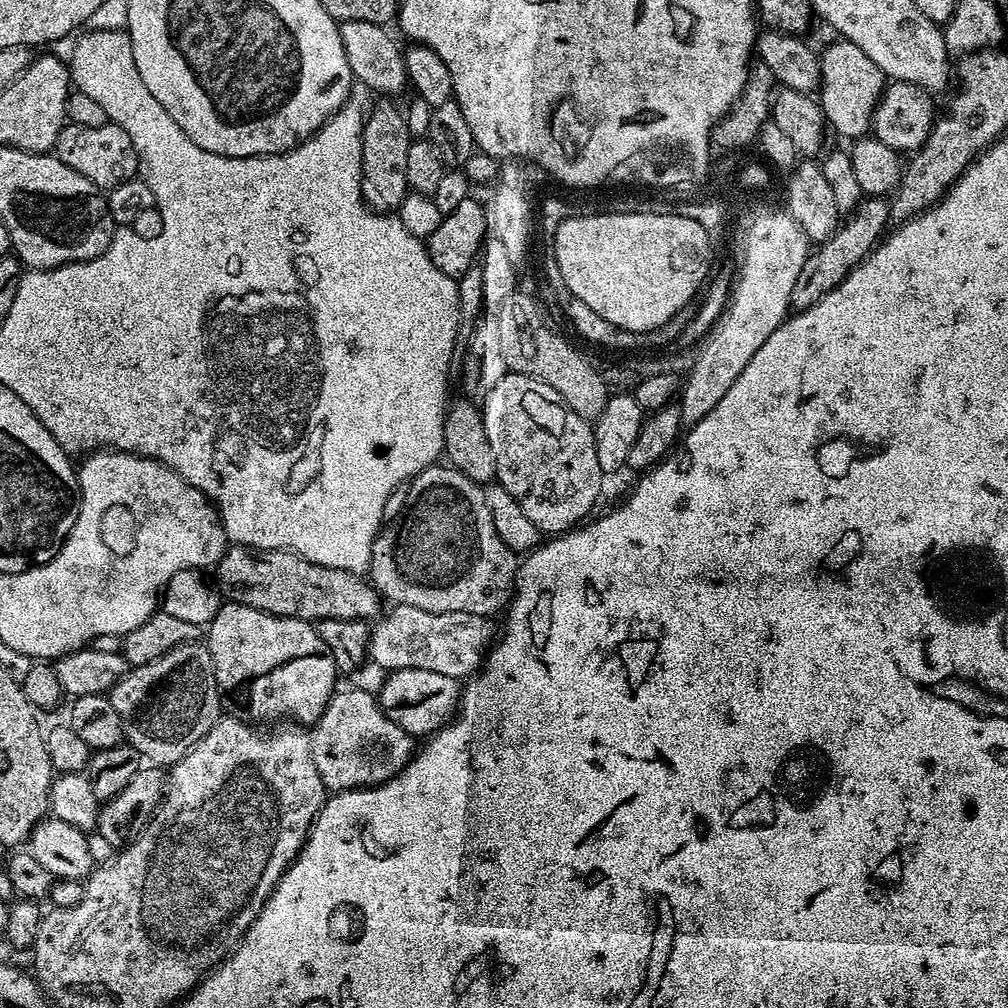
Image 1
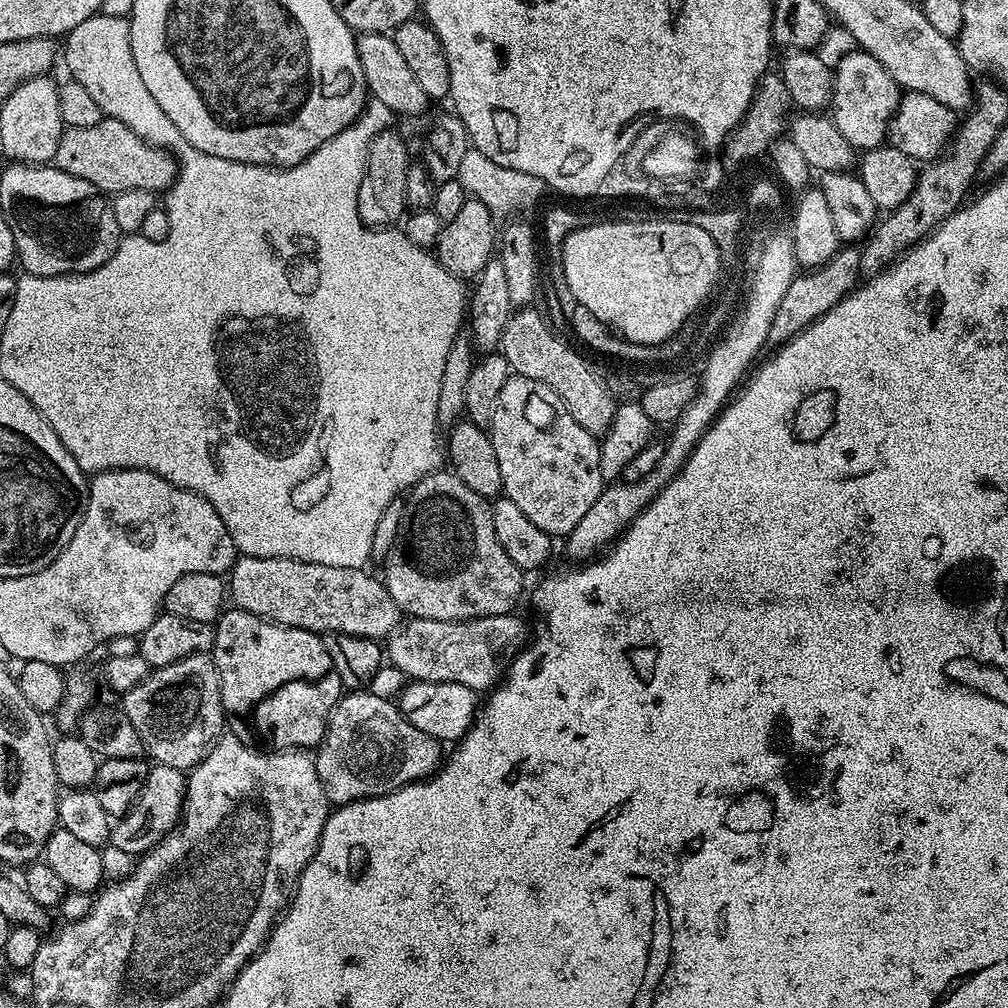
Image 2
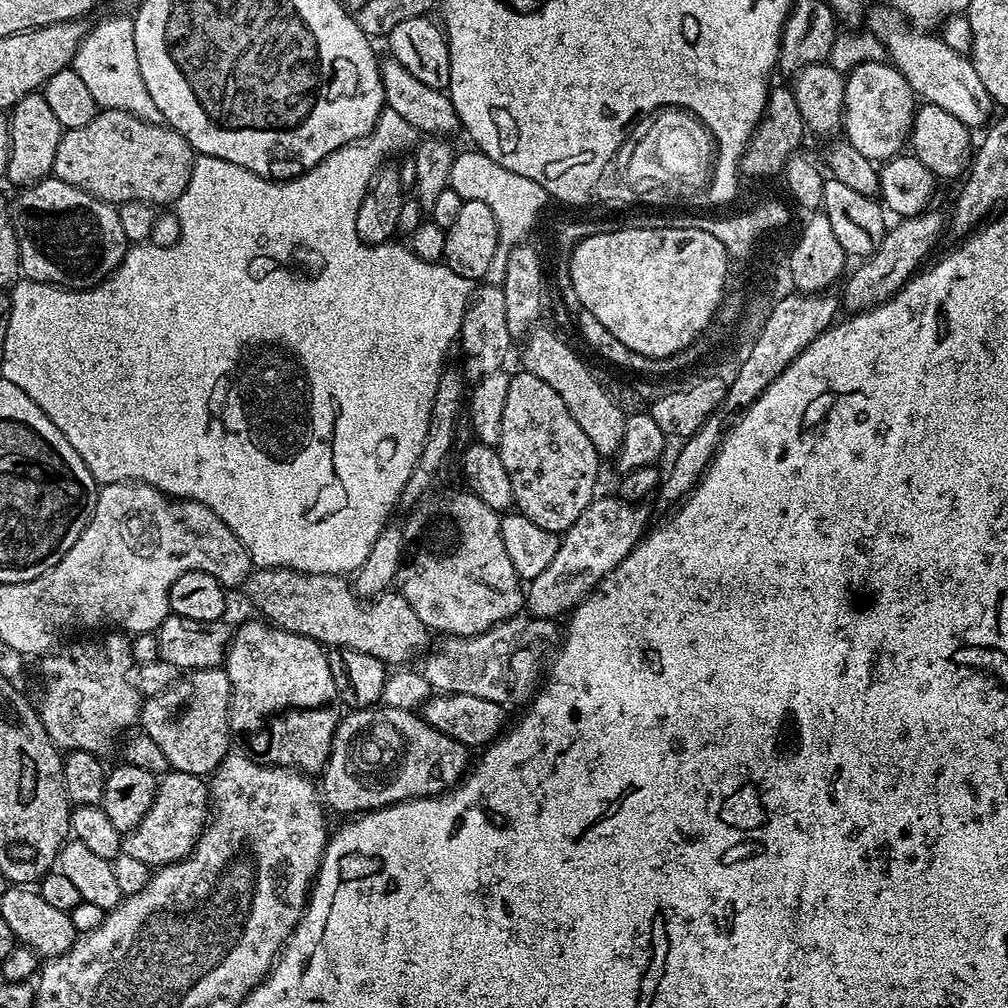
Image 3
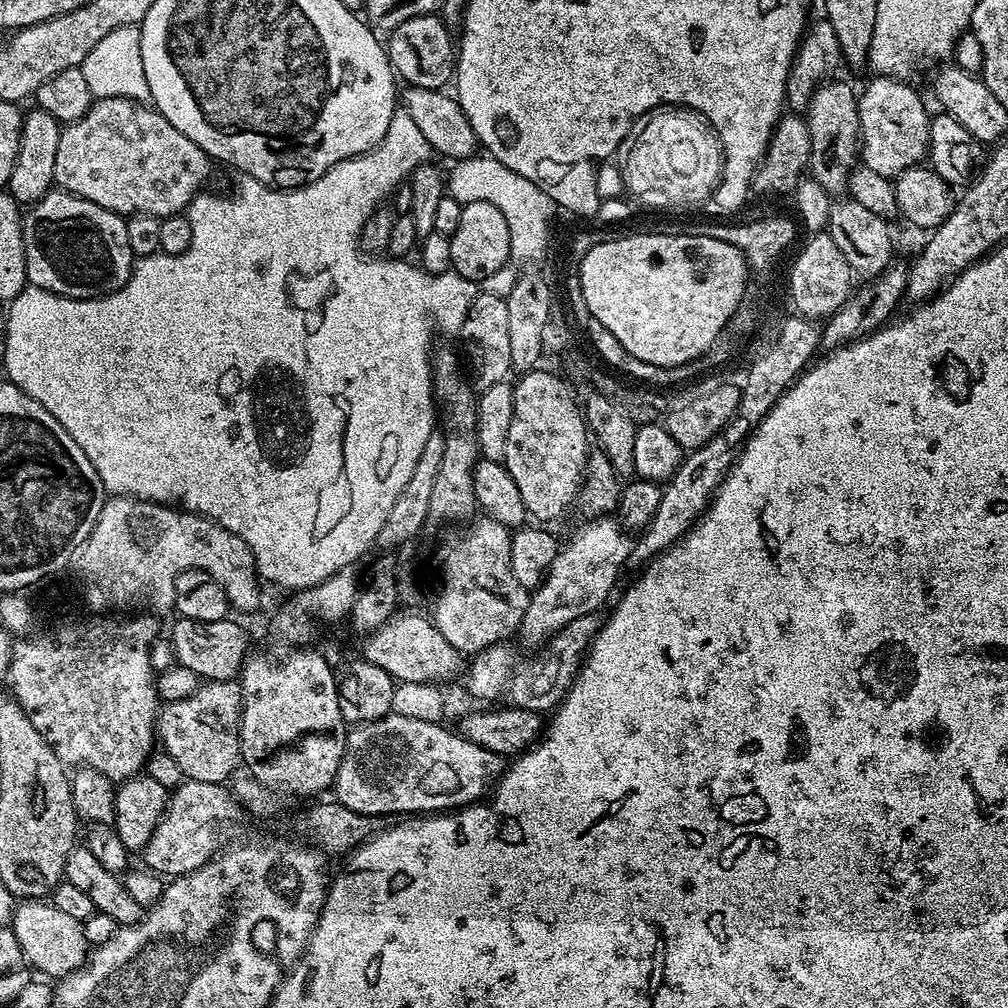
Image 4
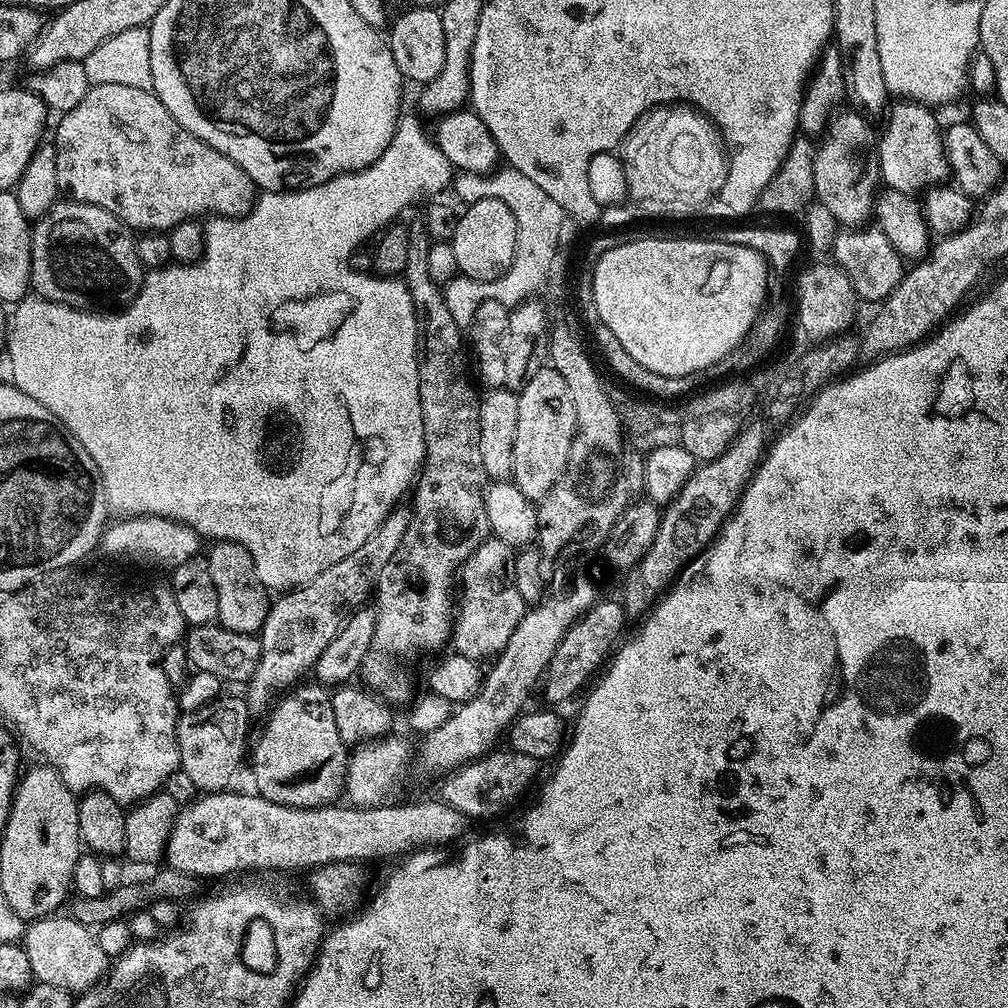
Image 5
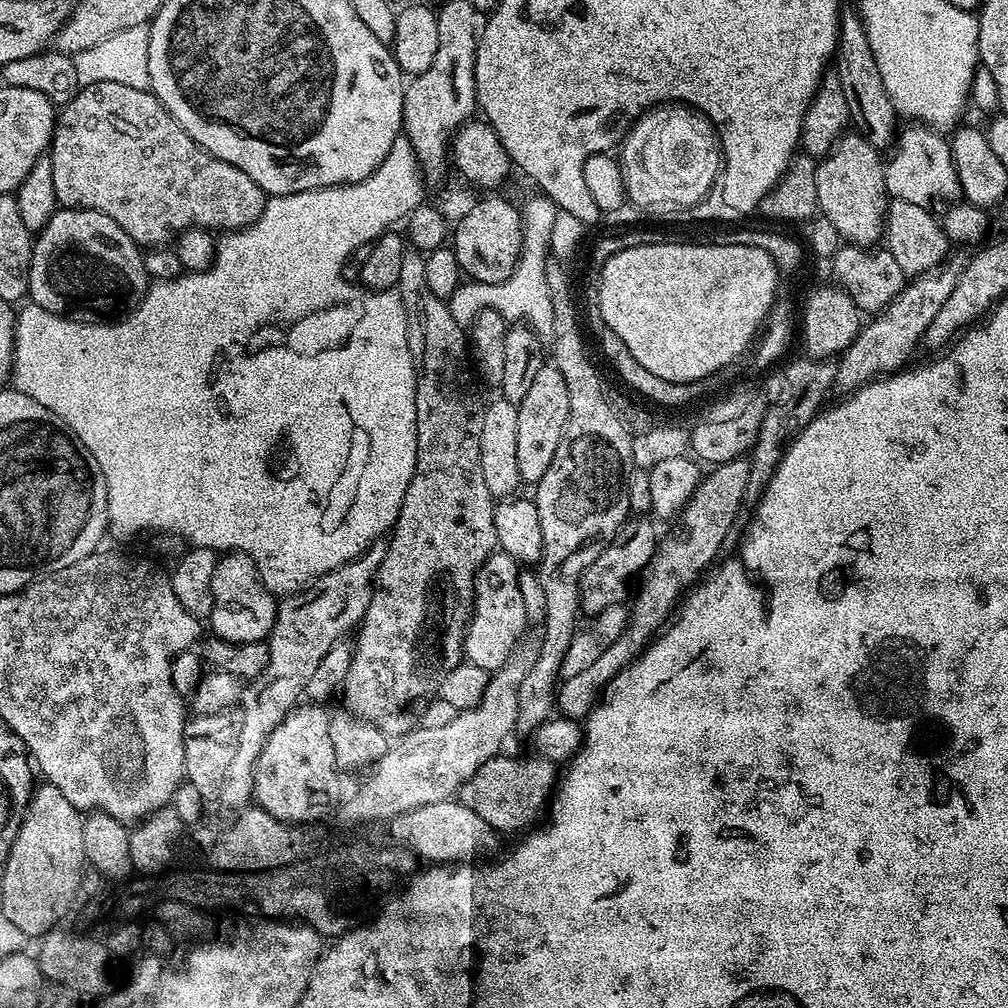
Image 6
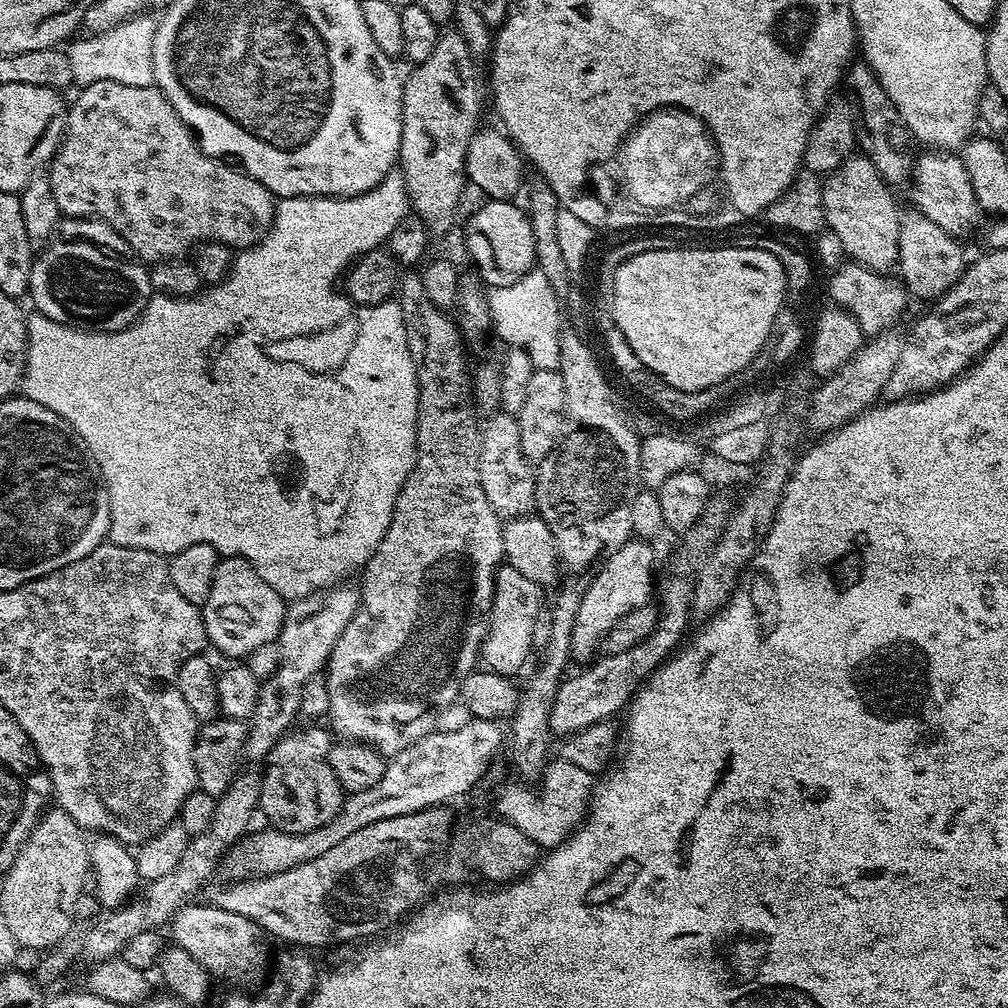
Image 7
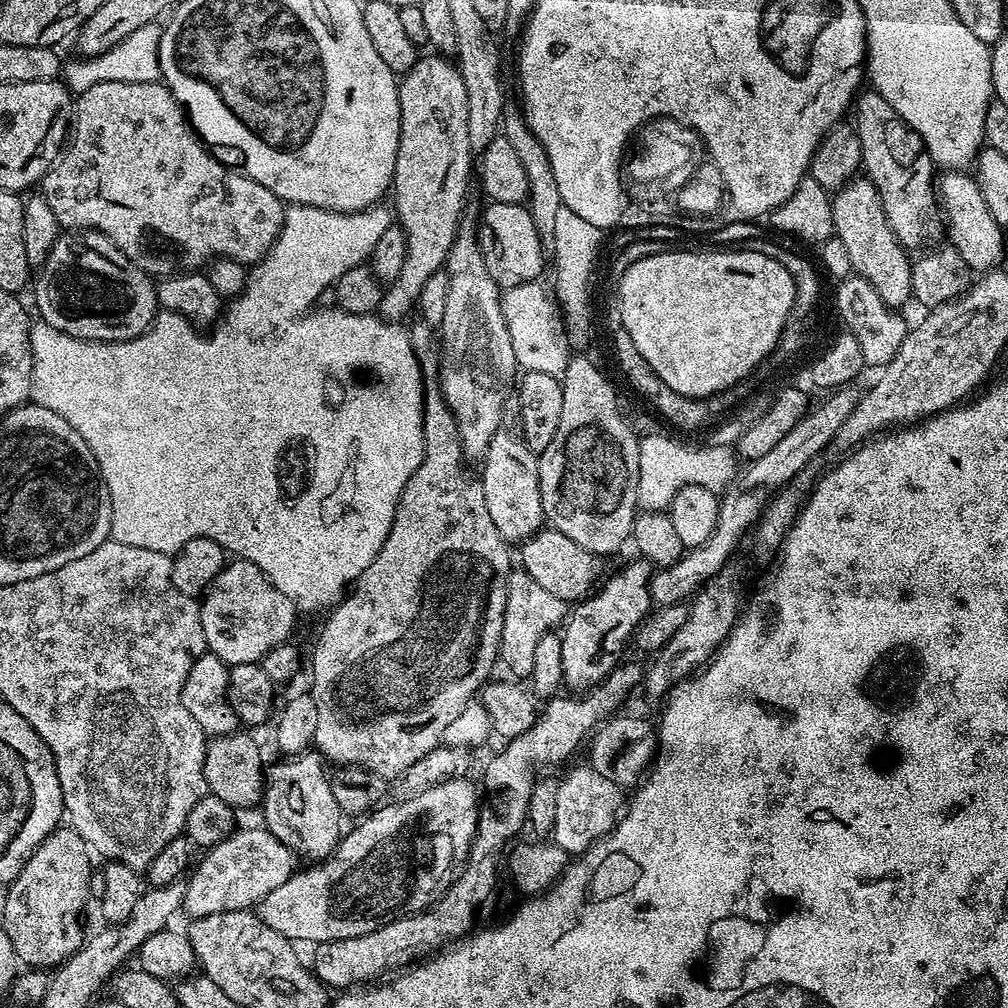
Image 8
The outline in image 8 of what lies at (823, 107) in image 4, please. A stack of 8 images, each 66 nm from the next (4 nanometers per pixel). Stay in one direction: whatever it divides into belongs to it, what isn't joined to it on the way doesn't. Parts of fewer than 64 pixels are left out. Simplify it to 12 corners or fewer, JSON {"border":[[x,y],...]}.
{"border":[[867,178],[832,196],[853,273],[886,306],[912,300],[913,261]]}

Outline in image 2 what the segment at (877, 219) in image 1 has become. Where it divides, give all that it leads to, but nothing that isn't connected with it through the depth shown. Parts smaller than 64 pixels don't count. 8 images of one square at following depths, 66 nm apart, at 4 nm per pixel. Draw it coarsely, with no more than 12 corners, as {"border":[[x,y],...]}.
{"border":[[844,246],[786,286],[770,322],[779,346],[843,300],[861,279]]}

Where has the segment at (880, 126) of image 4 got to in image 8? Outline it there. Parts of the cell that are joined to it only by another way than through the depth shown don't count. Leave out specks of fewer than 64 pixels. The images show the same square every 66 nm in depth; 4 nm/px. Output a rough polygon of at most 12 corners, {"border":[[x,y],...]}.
{"border":[[948,170],[938,199],[951,247],[973,273],[1001,267],[1005,229],[971,175]]}

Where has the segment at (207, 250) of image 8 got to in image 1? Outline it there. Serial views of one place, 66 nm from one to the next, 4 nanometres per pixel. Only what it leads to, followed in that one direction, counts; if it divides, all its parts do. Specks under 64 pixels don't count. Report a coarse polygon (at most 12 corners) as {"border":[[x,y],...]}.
{"border":[[65,123],[54,155],[100,190],[131,180],[126,130]]}

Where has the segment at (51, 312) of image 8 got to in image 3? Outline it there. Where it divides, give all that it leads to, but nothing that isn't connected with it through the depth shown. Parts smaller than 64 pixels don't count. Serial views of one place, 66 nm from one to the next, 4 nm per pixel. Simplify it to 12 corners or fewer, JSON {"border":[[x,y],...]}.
{"border":[[55,178],[8,217],[20,271],[93,288],[128,253],[119,211]]}

